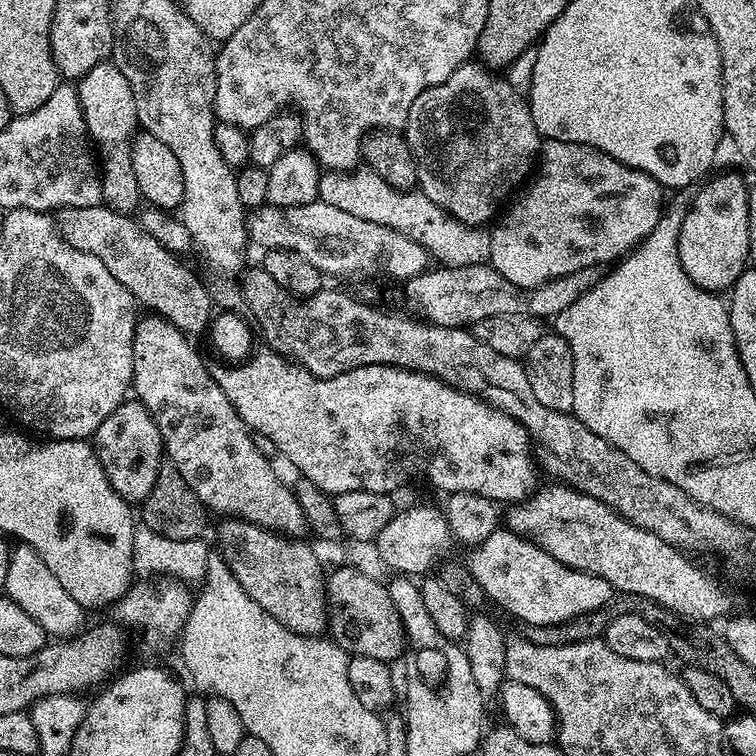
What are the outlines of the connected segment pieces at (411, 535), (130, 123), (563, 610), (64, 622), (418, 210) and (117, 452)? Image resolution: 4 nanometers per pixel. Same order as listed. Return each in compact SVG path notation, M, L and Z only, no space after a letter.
M420 504L409 512L403 512L393 516L386 526L382 526L382 530L376 535L374 547L381 562L386 567L393 568L393 573L420 578L439 556L446 555L454 547L452 531L448 529L448 517L439 507L431 508L428 504Z
M104 61L88 71L77 81L76 89L89 137L100 157L101 203L118 213L129 215L134 212L133 209L140 203L141 197L131 154L131 139L138 128L133 91L130 90L125 76L109 61Z
M497 530L490 534L480 544L475 545L476 557L472 560L472 572L470 574L480 583L479 589L485 597L488 596L500 608L505 608L512 616L525 620L528 626L538 624L561 624L563 620L573 620L575 616L581 616L587 612L593 612L599 608L607 608L614 599L614 589L610 582L606 582L600 576L589 572L579 572L546 554L536 544L530 543L523 536L507 530Z
M17 543L15 547L11 549L9 568L2 587L3 595L18 602L18 606L22 606L22 610L26 610L26 614L30 614L30 618L34 618L34 622L38 622L38 626L42 626L49 637L71 638L77 635L85 627L85 609L74 602L70 594L66 594L62 582L58 582L58 578L50 574L50 566L46 566L46 562L38 558L38 554L29 544Z
M360 167L355 170L325 171L320 178L319 199L330 206L338 206L338 210L346 210L346 214L354 214L354 218L366 218L366 222L378 222L378 226L390 226L406 234L406 238L422 245L433 261L441 260L441 265L465 268L491 261L490 235L483 227L457 220L441 205L434 203L424 191L401 190L386 182L371 168Z
M128 398L120 404L98 426L94 433L94 447L110 486L122 499L132 506L148 499L160 473L164 444L160 440L160 431L144 404L135 398Z

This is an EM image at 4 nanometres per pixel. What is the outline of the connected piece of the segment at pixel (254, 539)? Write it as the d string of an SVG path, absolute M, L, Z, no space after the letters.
M224 522L220 528L220 544L224 560L238 582L270 618L299 636L325 635L330 624L326 591L326 572L320 569L315 552L299 539L269 532L256 524Z

